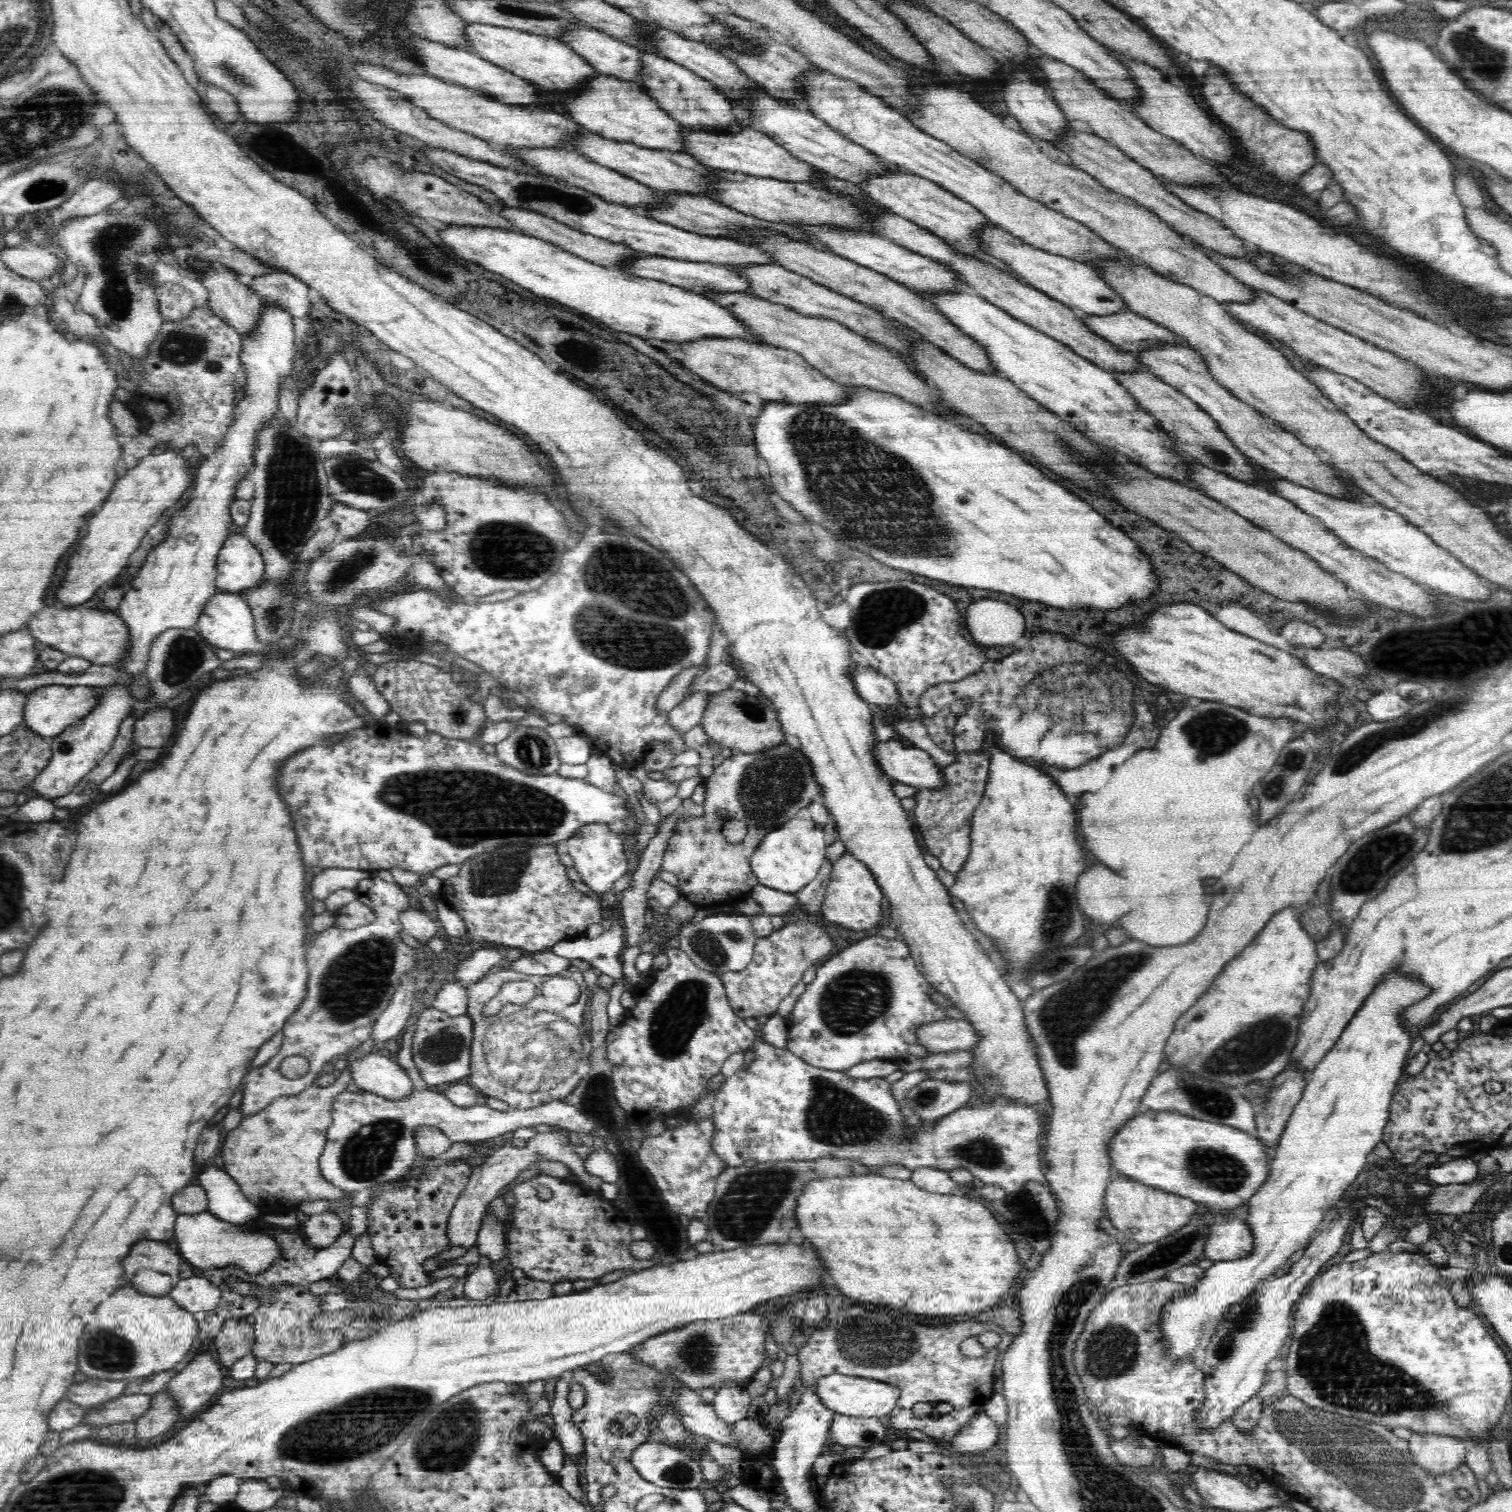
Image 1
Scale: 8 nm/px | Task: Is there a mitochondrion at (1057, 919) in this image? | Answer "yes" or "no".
yes

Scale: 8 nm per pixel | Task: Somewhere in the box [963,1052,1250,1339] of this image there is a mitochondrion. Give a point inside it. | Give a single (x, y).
(1163, 1255)

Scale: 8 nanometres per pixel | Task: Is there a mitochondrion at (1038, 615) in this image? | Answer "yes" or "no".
no

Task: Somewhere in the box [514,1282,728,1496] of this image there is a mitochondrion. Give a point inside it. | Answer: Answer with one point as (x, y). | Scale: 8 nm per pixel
(700, 1354)

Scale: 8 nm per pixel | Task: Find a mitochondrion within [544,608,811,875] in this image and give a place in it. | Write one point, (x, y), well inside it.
(753, 712)

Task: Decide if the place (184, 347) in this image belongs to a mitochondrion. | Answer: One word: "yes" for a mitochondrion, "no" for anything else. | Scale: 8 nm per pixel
yes

